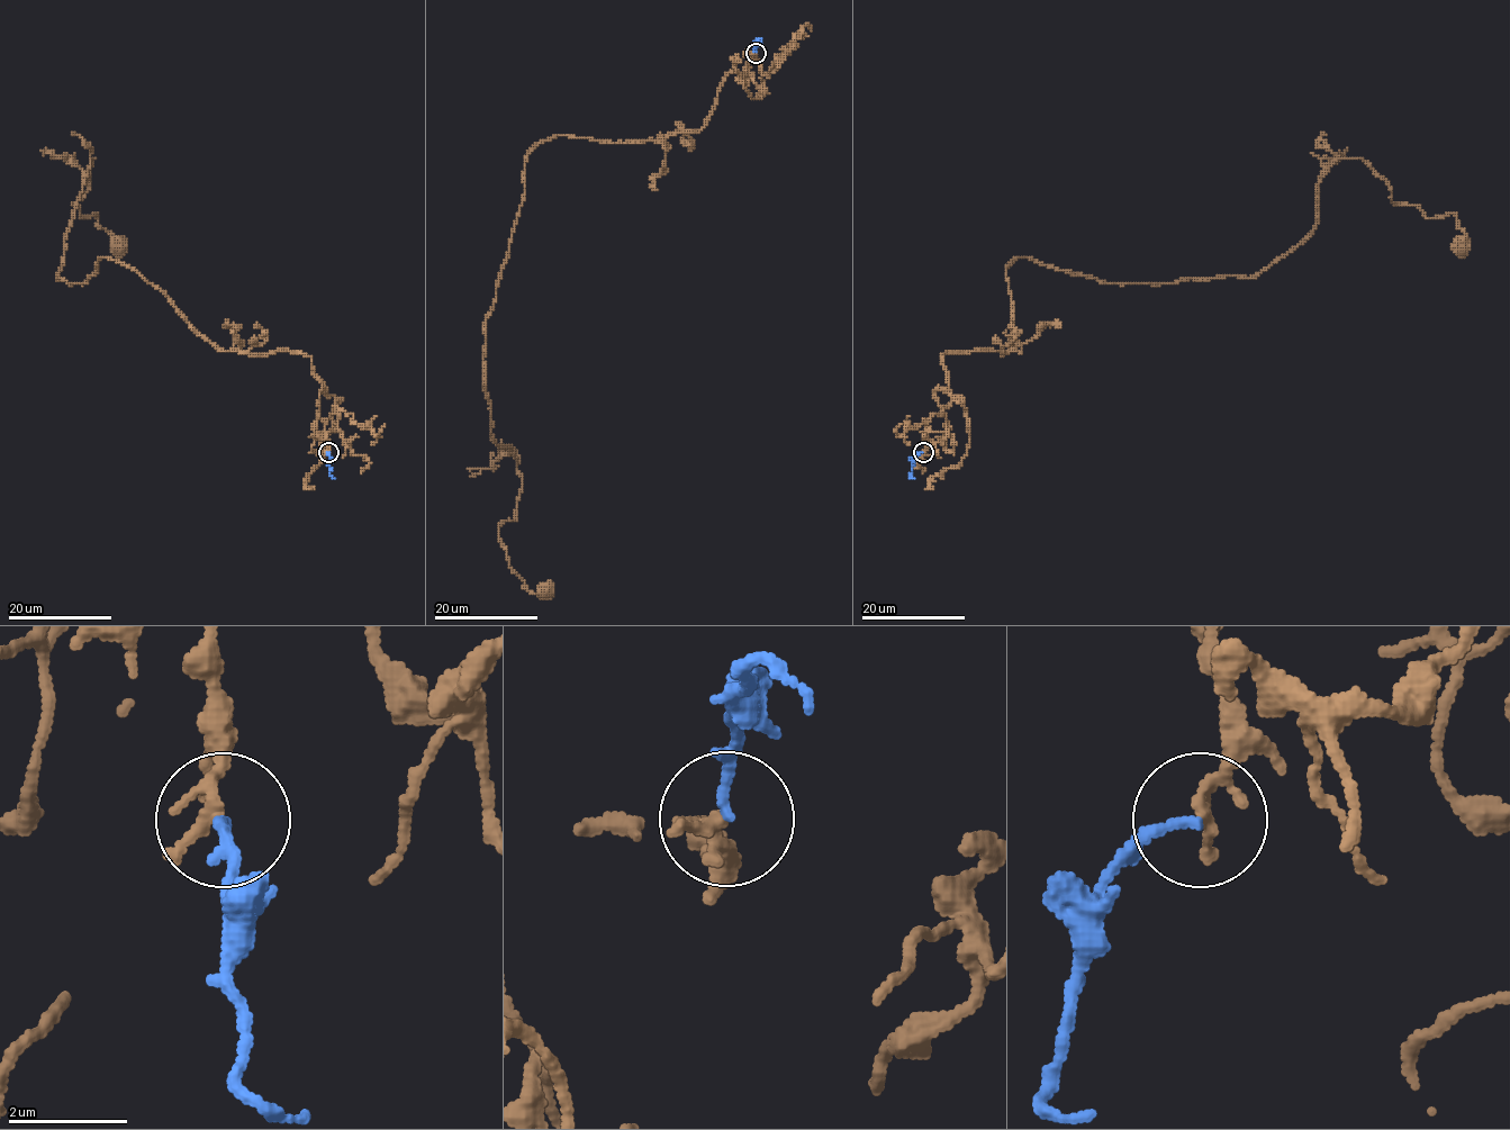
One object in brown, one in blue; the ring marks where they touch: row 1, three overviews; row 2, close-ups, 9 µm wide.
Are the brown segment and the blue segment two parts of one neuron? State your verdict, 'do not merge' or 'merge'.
merge

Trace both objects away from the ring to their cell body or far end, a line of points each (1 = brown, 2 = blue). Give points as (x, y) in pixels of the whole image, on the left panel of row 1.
1: (328, 452), (336, 399), (309, 356), (217, 349), (112, 260), (56, 277), (92, 157), (72, 205), (119, 244)
2: (328, 452), (328, 466), (335, 478)

